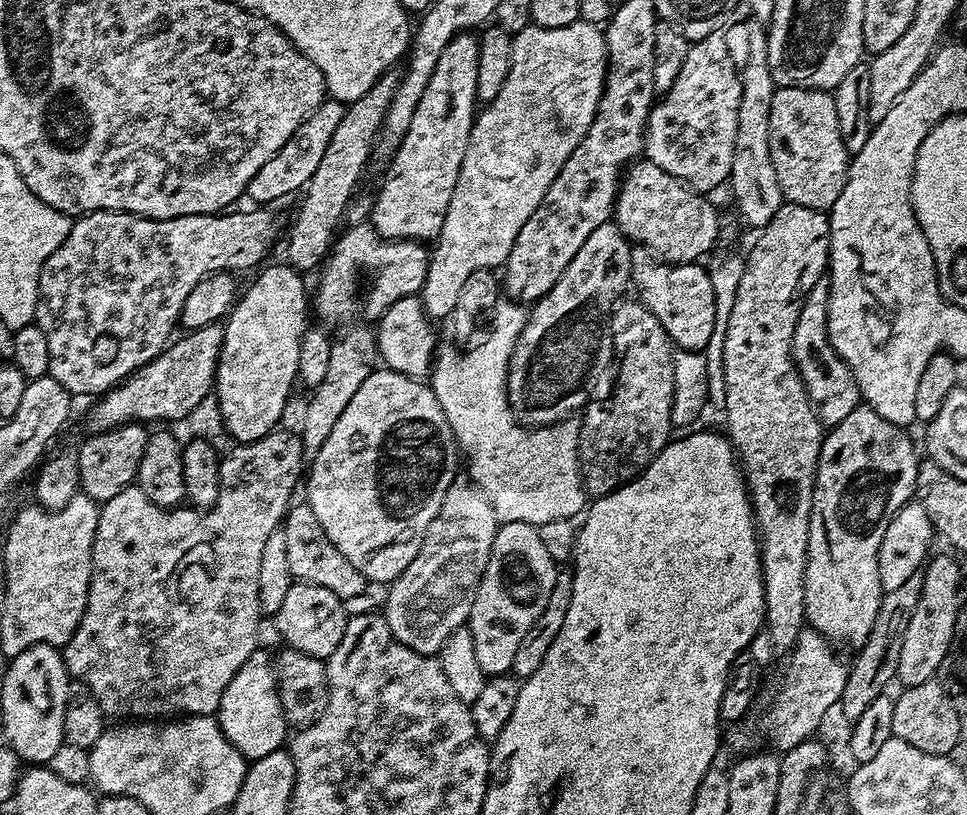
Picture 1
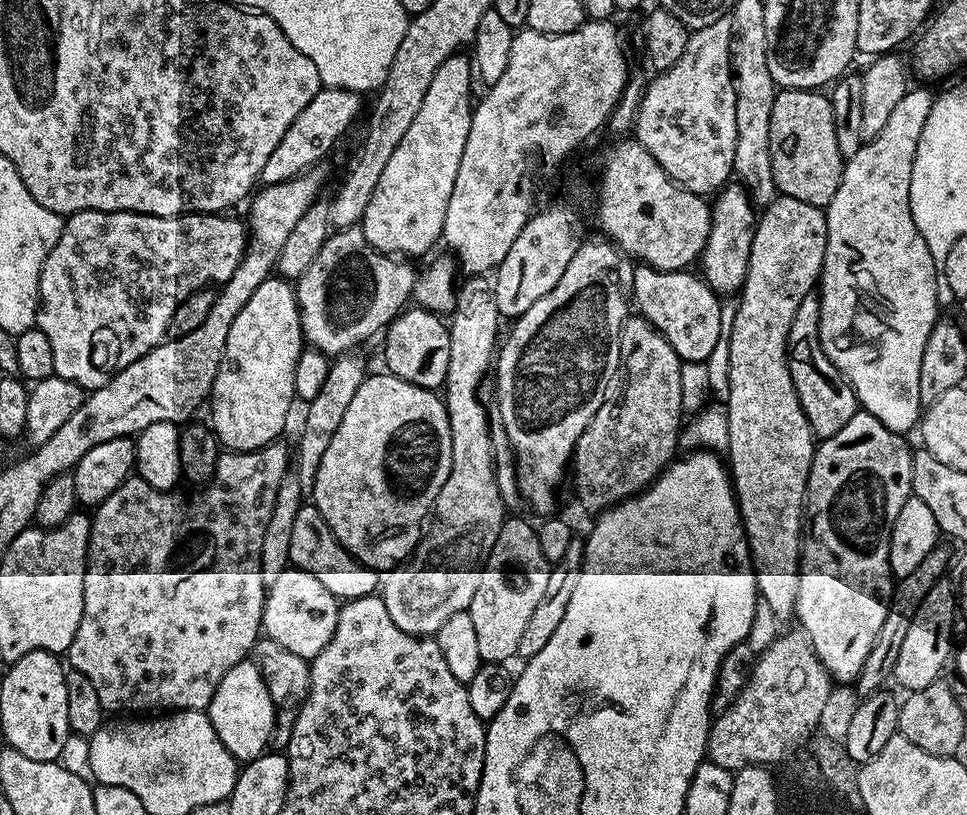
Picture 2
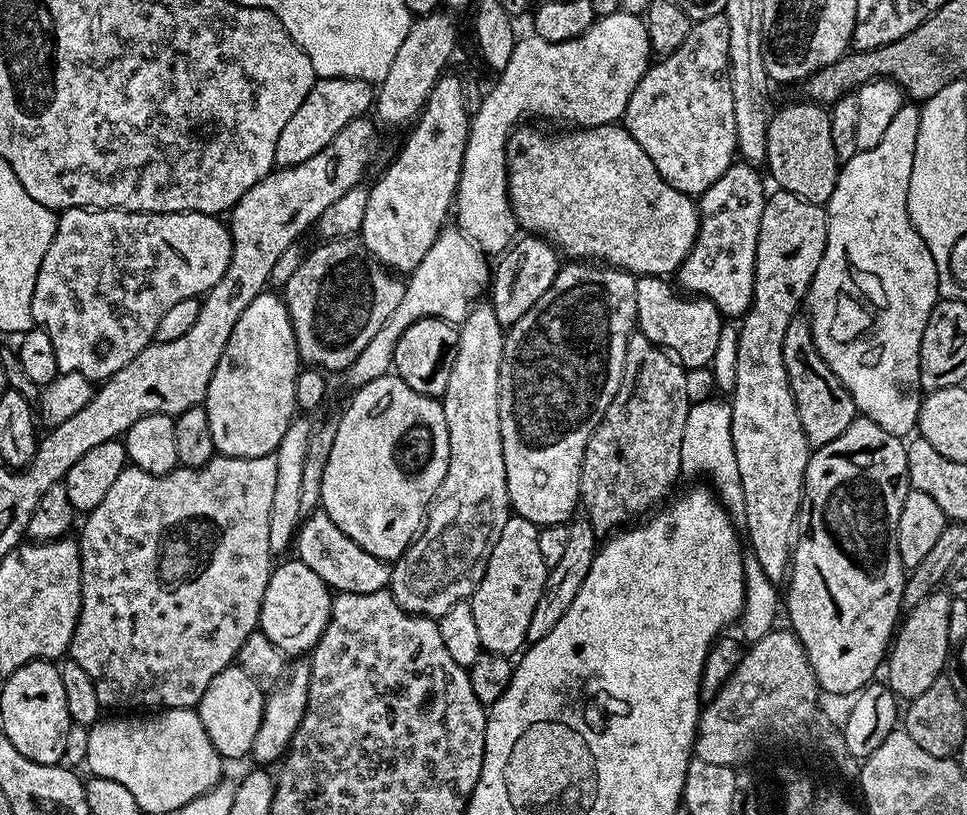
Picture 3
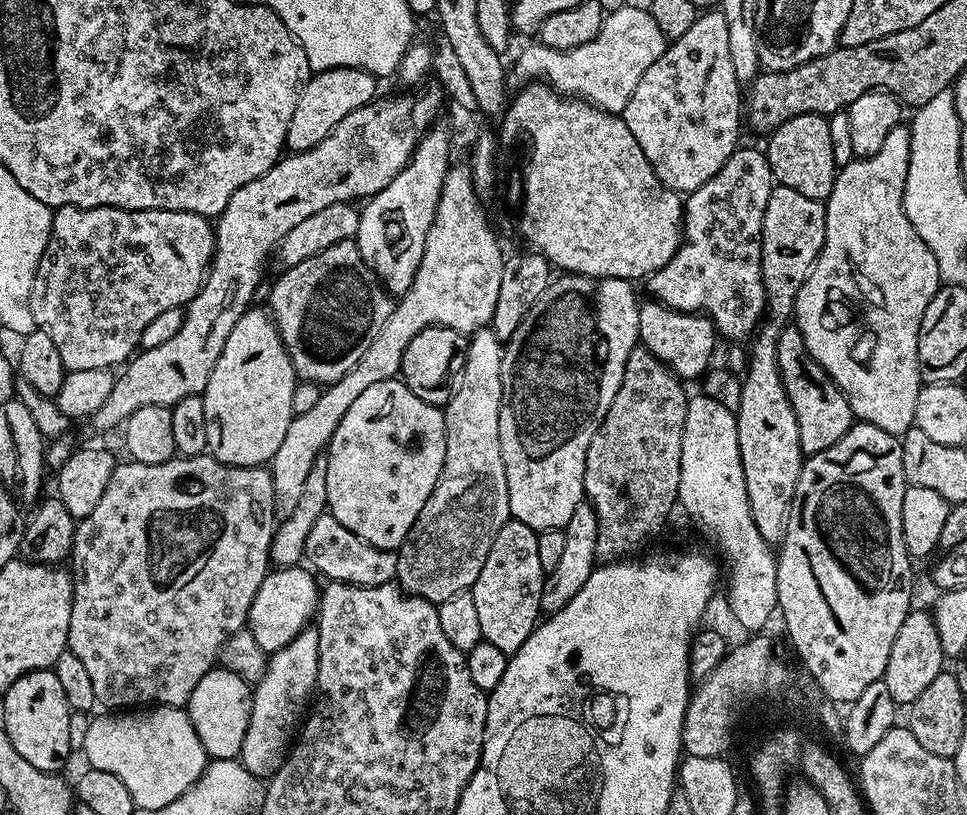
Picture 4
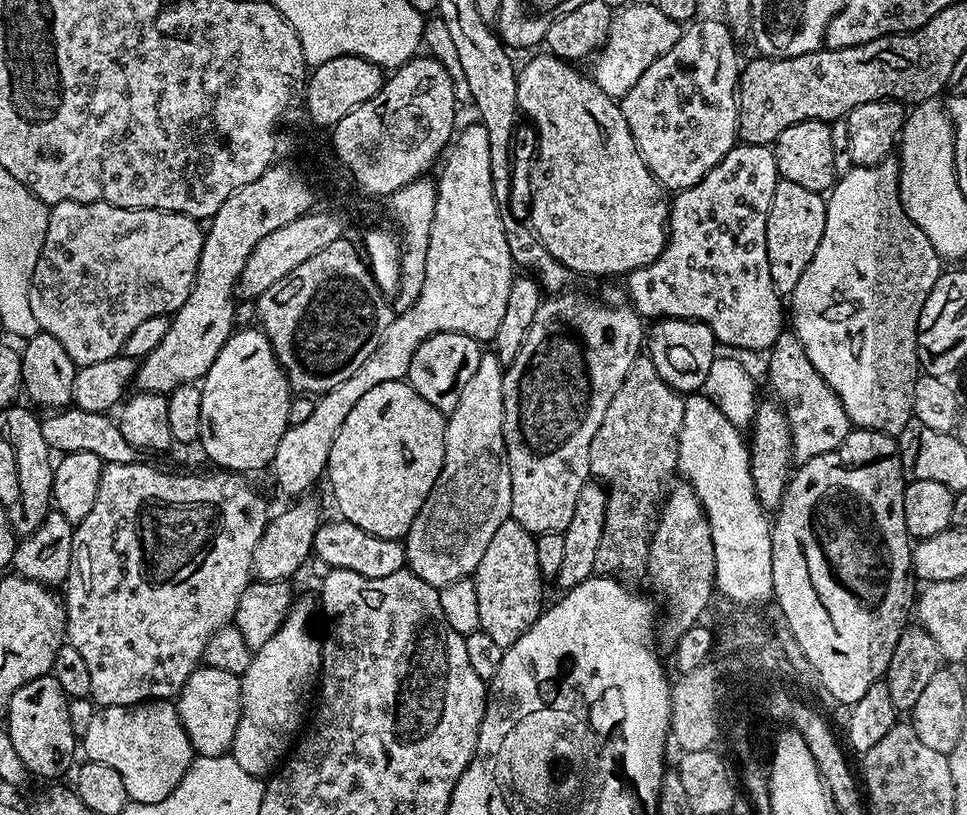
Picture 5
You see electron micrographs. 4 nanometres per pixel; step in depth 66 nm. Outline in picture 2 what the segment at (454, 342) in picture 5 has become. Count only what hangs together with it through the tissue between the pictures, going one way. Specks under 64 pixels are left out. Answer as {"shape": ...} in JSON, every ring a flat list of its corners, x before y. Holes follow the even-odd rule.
{"shape":[[419,306,405,307,400,315,392,319,383,333,384,364,389,373,414,386,443,389,444,380,450,370,450,334,448,324,437,313,428,312]]}

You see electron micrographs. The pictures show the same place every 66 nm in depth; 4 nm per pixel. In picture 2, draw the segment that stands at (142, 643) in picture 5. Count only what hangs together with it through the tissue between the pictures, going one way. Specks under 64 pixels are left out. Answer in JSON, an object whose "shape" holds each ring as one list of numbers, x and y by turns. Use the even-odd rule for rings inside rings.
{"shape":[[278,439,273,444,249,452,221,451,211,480,206,486,193,491,196,492,193,496,179,496,179,491,176,490,159,492,157,488,133,474,122,482,122,486,118,486,118,490,114,490,114,494,110,494,110,498,106,498,106,502,95,505,90,516,92,529,88,539,82,622,78,622,78,634,74,634,74,642,70,642,66,660,69,660,67,663,71,671,81,672,86,674,86,678,90,678,94,691,98,693,98,702,102,702,105,713,148,714,153,710,198,712,207,709,210,698,214,698,214,690,218,690,218,682,222,682,224,675,233,666,238,666,238,662,249,659,257,640,261,639,264,623,266,585,260,569,262,534,266,534,270,514,274,514,274,498,278,498,278,486,290,472,290,448,284,443,283,439]]}

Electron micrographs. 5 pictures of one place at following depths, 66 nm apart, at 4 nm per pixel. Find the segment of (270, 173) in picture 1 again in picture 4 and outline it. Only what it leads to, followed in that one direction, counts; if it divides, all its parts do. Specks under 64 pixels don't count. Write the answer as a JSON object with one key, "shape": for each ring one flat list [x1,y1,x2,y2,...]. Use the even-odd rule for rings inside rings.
{"shape":[[335,68,309,75,298,98,298,106,294,106,294,115,290,117,287,151,305,152,318,146,318,142,322,142,322,138,326,138,330,130,334,130,334,126,338,126,338,122,346,118,346,114,354,114,354,110,377,99,376,84,377,77,364,68]]}

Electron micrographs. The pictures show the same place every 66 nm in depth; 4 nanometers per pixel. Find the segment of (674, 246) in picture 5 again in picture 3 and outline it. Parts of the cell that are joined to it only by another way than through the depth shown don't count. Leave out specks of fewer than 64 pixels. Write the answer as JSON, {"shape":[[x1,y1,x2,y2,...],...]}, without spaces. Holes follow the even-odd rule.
{"shape":[[733,162,726,170,726,174,722,174,722,178,718,178,718,182,714,182,714,186,710,186,700,195,698,198,700,229,690,254,680,263,680,267,674,273,679,287,685,293,705,296,707,300,714,302,714,306,718,306,720,315,725,318,743,317,752,304,754,278,756,277,758,230,762,226,762,210,766,199,765,177,763,175,760,177,756,172,759,171,747,162]]}

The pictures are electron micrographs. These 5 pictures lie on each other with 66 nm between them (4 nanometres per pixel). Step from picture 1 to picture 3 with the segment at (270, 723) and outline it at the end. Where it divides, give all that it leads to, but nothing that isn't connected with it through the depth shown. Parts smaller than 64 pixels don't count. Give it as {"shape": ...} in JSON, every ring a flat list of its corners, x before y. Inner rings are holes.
{"shape":[[239,666,222,670,222,674,217,674,210,686,206,686,198,711,202,726,206,726,206,734,210,734,210,742,214,742,214,750,218,750,225,761,240,760,251,753,258,726,262,726,265,699,265,689,260,688,258,682,254,682,254,678]]}

